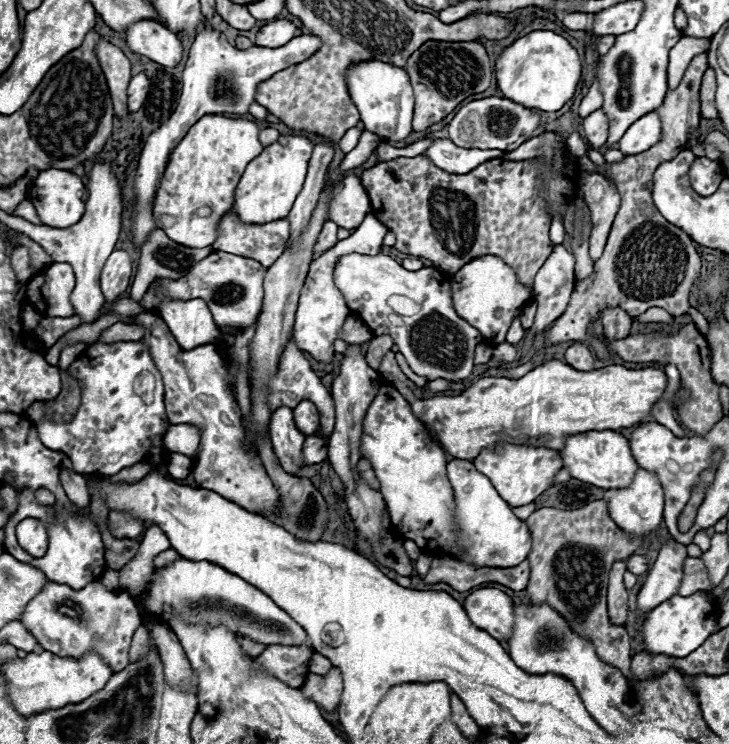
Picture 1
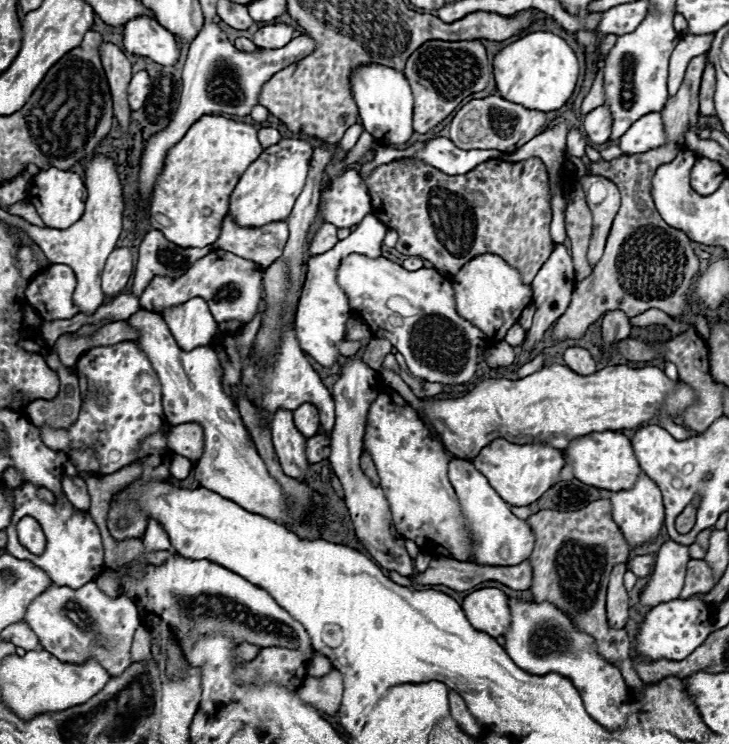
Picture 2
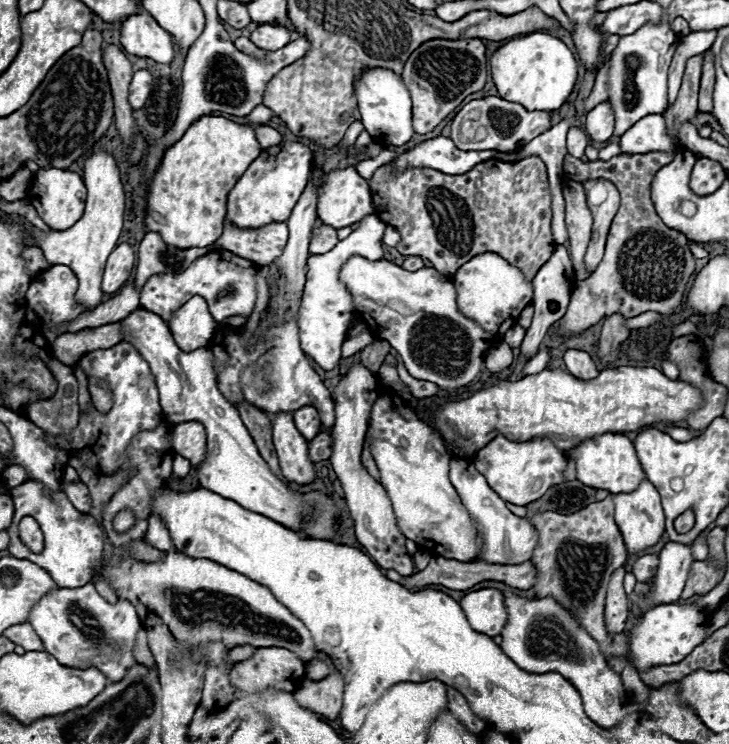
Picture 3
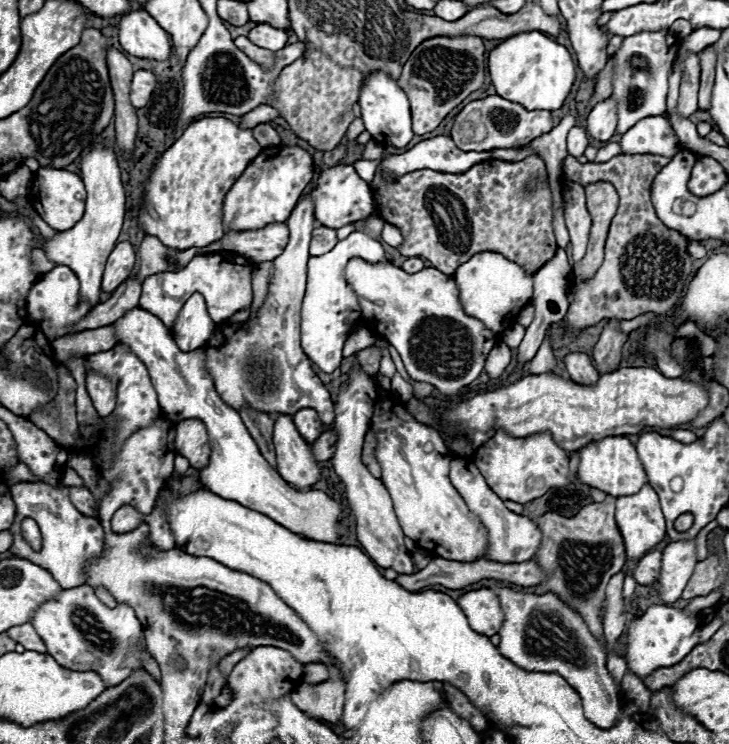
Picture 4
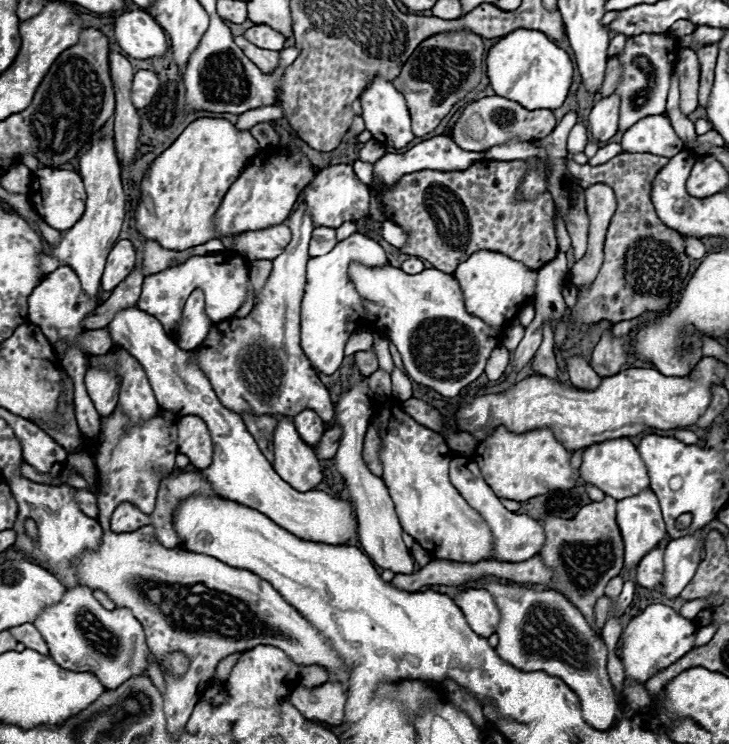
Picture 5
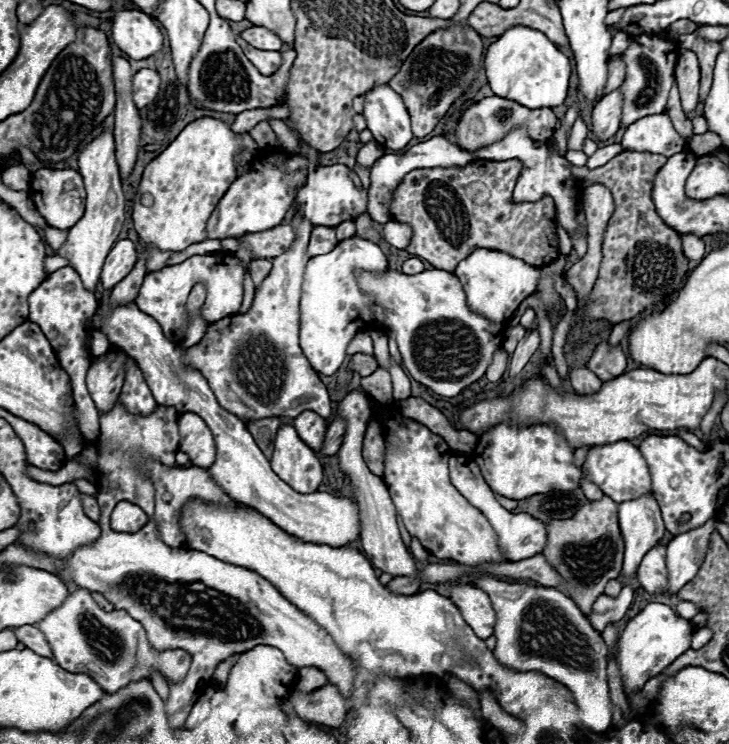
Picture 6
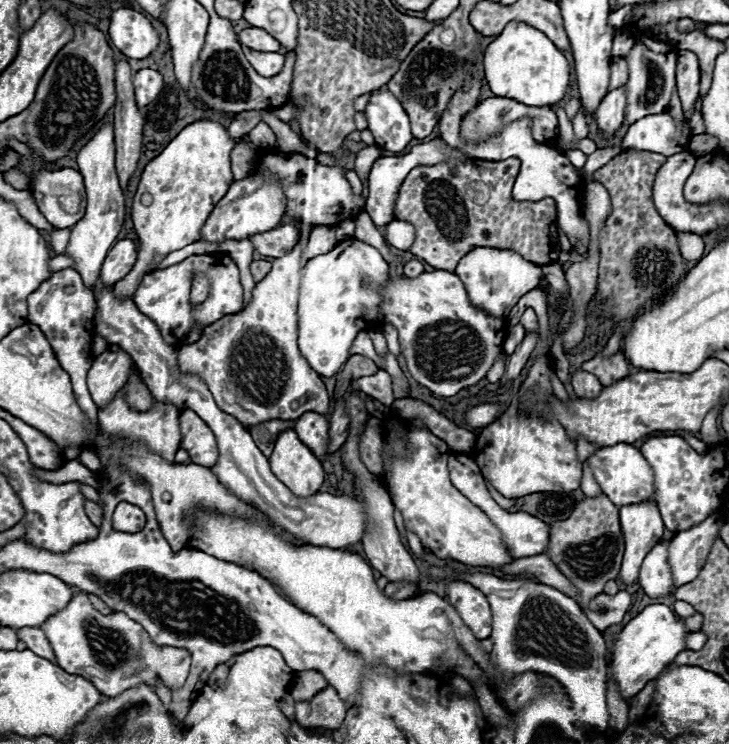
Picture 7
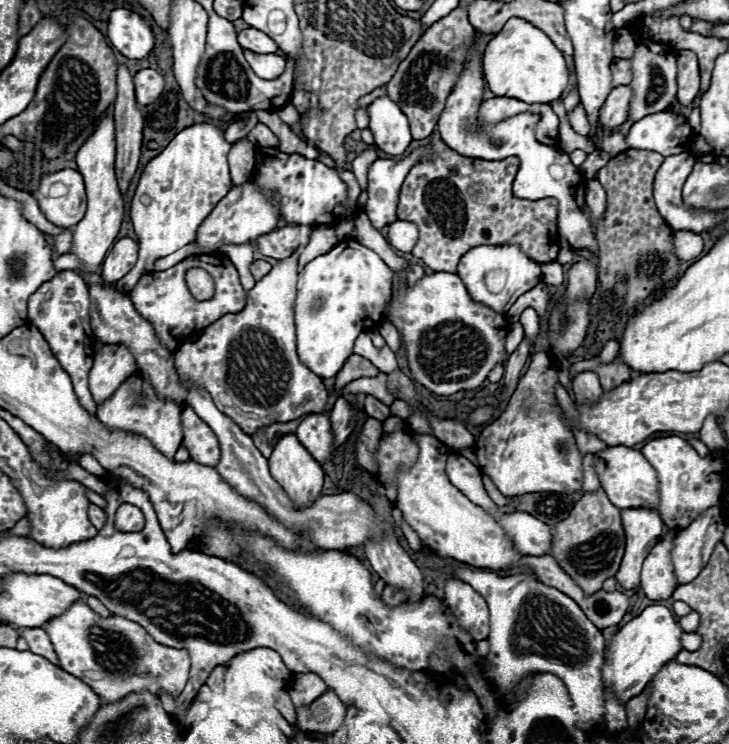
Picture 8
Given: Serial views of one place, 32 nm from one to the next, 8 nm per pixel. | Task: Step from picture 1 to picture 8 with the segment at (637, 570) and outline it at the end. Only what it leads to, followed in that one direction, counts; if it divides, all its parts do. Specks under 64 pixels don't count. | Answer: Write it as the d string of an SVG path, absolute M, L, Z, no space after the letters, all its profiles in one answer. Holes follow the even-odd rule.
M670 530L666 538L662 538L644 560L642 572L640 572L640 588L644 594L652 600L664 600L670 598L676 590L676 578L672 572L672 560L670 550L672 542L676 538L676 532Z

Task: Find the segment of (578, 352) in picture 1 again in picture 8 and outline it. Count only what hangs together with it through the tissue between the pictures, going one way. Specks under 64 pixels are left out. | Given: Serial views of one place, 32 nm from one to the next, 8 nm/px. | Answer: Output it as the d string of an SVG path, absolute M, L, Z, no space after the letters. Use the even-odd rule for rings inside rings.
M580 372L572 378L572 390L576 396L576 402L596 402L602 396L602 388L598 382L598 376L594 372Z

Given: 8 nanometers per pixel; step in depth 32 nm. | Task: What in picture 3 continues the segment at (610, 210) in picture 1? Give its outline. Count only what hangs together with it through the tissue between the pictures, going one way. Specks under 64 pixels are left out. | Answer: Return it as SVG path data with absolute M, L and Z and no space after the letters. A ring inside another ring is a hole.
M596 178L596 180L586 180L582 182L584 190L586 190L586 198L588 198L588 208L592 210L594 216L594 226L592 226L592 240L588 244L588 252L584 256L586 268L590 272L594 272L594 268L598 266L598 262L604 256L604 244L606 244L606 236L612 224L612 218L618 212L620 206L620 194L616 190L616 186L604 178Z

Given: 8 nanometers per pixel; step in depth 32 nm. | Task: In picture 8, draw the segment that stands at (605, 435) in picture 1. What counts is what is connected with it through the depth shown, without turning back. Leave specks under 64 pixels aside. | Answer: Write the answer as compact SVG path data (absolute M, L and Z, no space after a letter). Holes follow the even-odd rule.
M610 446L606 450L600 450L594 454L594 470L600 480L600 486L616 504L618 508L632 508L632 506L648 506L658 508L658 480L656 470L648 464L648 460L642 456L640 450L634 450L630 446Z

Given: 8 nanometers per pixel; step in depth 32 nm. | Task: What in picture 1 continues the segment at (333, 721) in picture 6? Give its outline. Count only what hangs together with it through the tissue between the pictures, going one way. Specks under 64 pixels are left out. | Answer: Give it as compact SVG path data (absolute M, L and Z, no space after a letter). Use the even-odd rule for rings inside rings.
M336 666L330 668L328 674L318 676L318 674L310 674L308 680L302 684L302 692L316 700L316 704L328 712L332 712L338 702L340 702L340 694L342 694L342 674Z

